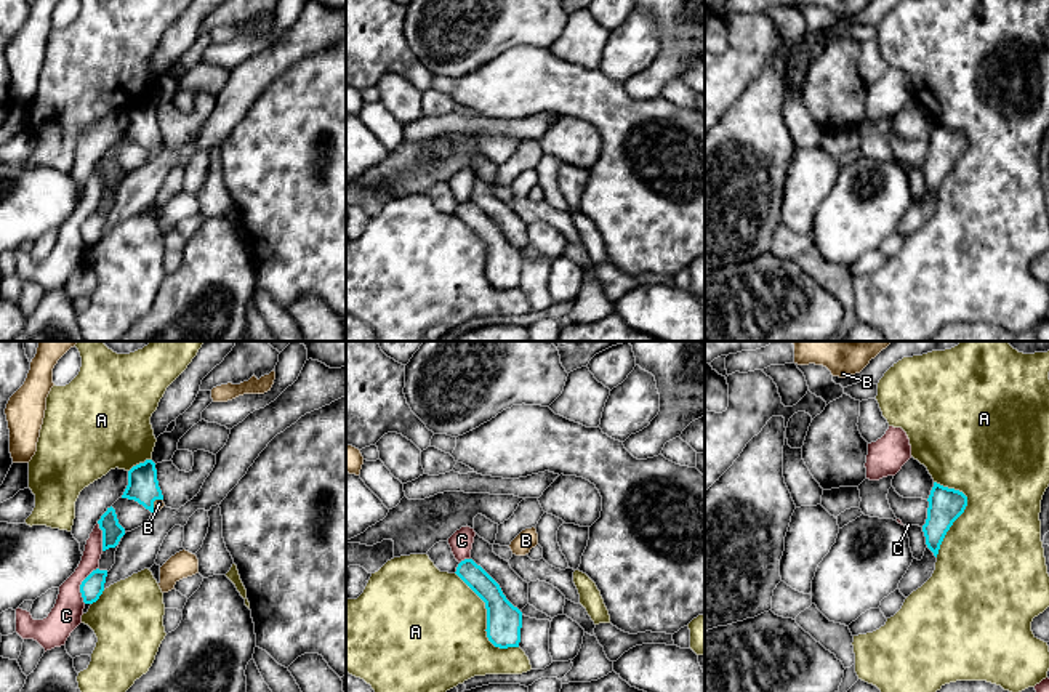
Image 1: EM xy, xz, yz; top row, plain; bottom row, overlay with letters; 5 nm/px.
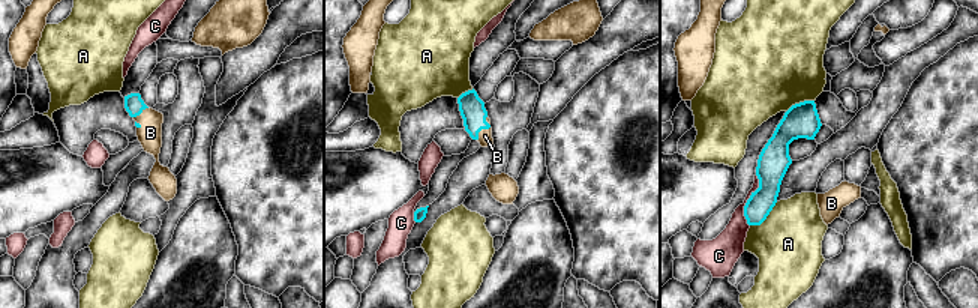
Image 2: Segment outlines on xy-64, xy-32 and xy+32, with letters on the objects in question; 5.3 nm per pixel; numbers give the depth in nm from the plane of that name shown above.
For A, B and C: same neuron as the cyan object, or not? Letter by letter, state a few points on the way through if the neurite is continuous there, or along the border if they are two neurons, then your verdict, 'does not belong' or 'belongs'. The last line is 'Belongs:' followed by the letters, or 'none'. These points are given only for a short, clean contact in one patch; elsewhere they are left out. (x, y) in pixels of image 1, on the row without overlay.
A: does not belong
B: runs through xy (143, 127), (152, 144), (159, 144); belongs
C: border along xy (96, 209), (80, 226), (84, 244); does not belong
Belongs: B

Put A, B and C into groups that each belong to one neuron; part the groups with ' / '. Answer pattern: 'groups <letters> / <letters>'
groups A / B / C

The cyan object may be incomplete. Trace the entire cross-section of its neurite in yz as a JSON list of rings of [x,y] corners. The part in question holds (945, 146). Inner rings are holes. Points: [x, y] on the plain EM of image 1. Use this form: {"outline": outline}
{"outline": [[[934,123],[927,143],[927,160],[922,167],[922,173],[927,189],[937,199],[947,173],[967,147],[967,138],[959,131]]]}

